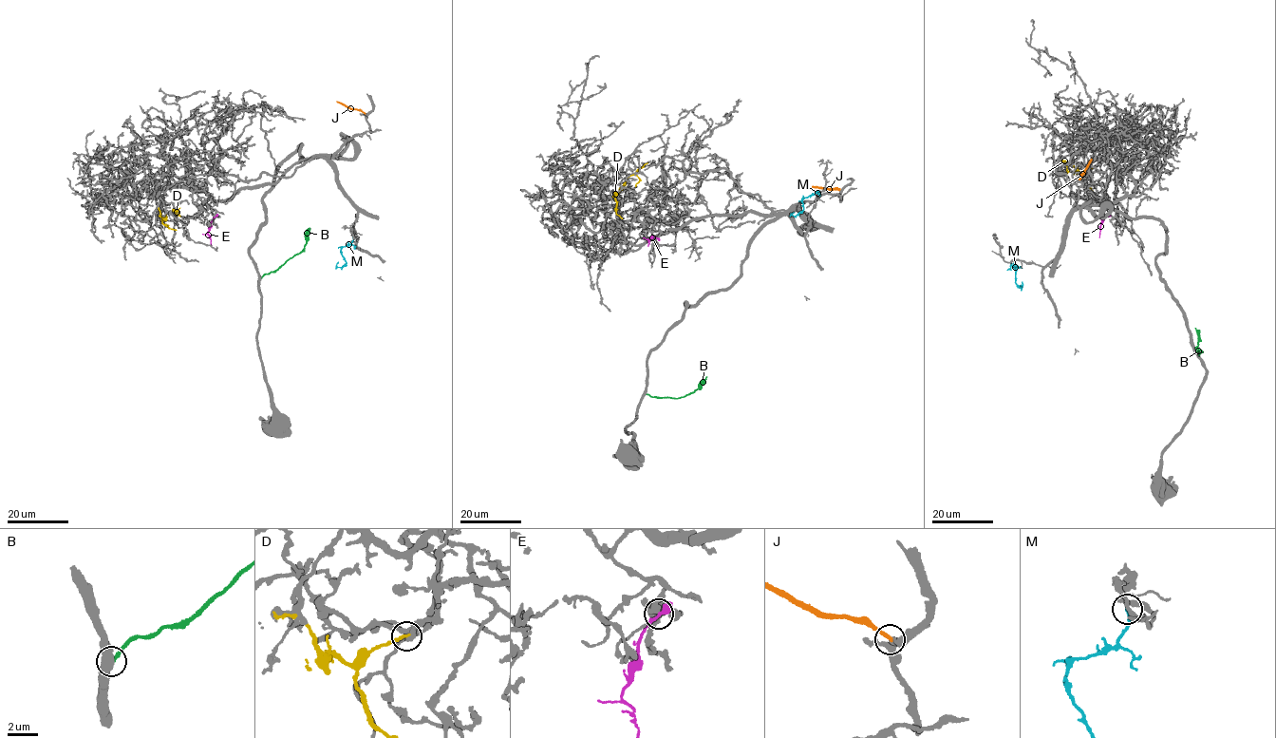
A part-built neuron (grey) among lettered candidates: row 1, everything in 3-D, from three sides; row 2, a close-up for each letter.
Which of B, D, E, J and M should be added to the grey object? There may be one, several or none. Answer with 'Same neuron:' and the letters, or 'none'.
Same neuron: M

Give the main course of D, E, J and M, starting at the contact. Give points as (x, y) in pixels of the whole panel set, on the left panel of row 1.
D: (159, 208), (163, 217), (169, 211), (178, 216)
E: (215, 217), (207, 233), (211, 245)
J: (365, 114), (336, 101)
M: (352, 236), (351, 243), (341, 250), (346, 265), (337, 266), (338, 262)

